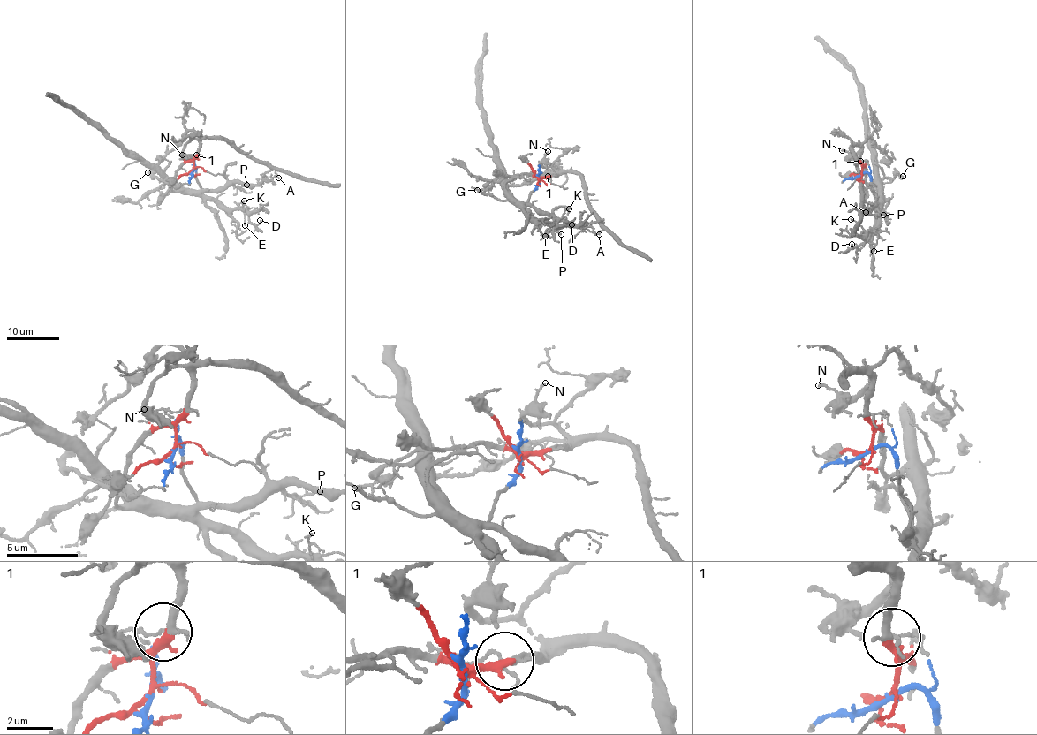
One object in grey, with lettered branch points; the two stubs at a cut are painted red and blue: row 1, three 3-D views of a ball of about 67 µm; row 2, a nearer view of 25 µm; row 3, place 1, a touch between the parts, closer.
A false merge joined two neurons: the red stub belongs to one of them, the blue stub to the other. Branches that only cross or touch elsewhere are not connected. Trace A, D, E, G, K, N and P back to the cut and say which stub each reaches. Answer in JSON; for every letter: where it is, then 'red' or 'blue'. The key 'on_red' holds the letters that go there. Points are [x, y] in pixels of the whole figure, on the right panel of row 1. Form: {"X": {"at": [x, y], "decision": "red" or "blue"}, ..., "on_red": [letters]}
{"A": {"at": [866, 212], "decision": "red"}, "D": {"at": [851, 244], "decision": "blue"}, "E": {"at": [874, 251], "decision": "blue"}, "G": {"at": [903, 176], "decision": "red"}, "K": {"at": [851, 219], "decision": "blue"}, "N": {"at": [842, 150], "decision": "red"}, "P": {"at": [883, 215], "decision": "blue"}, "on_red": ["A", "G", "N"]}

